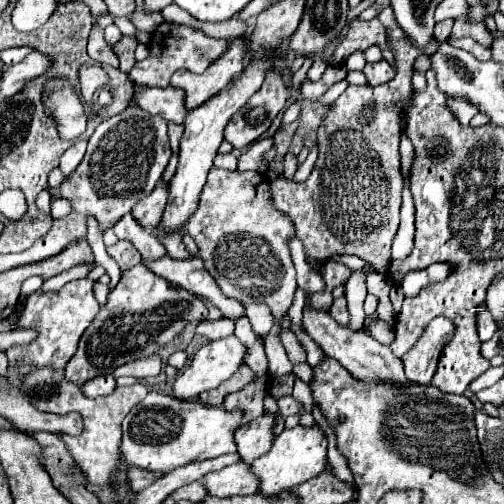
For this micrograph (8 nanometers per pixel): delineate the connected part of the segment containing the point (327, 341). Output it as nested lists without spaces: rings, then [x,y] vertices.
[[[308,303],[304,307],[304,329],[322,347],[322,351],[328,353],[328,357],[336,357],[336,361],[342,367],[346,367],[352,375],[356,375],[356,379],[374,381],[374,377],[376,379],[380,377],[380,379],[388,379],[388,381],[394,381],[394,383],[408,381],[406,375],[404,375],[404,366],[401,359],[394,355],[388,346],[380,345],[368,333],[352,331],[350,327],[338,325],[328,313],[314,311],[314,309],[308,307]]]

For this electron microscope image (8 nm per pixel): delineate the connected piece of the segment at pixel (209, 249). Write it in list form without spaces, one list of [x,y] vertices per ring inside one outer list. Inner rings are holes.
[[[212,167],[208,181],[200,193],[200,205],[192,217],[184,223],[182,233],[188,233],[196,245],[198,255],[204,261],[204,269],[216,279],[218,287],[226,297],[232,297],[240,303],[266,303],[274,317],[284,317],[292,305],[296,291],[294,263],[290,257],[290,241],[296,237],[292,219],[286,213],[280,213],[274,207],[268,181],[256,171],[226,171]]]

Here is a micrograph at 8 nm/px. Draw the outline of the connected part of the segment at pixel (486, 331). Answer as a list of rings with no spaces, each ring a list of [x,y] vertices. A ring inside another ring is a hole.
[[[485,304],[476,308],[478,309],[478,336],[481,342],[485,342],[494,335],[496,323],[492,321],[492,315]]]

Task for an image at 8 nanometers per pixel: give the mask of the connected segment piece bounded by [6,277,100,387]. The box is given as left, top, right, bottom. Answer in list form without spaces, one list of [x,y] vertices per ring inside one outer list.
[[[84,277],[66,283],[60,291],[48,291],[48,293],[32,293],[24,305],[24,311],[18,319],[20,327],[36,327],[38,329],[38,339],[32,341],[30,345],[12,345],[6,355],[8,355],[8,385],[18,387],[20,385],[20,375],[28,373],[30,367],[54,367],[54,369],[64,369],[72,353],[76,353],[76,345],[84,333],[84,329],[92,323],[92,317],[100,311],[96,299],[94,299],[94,281]]]

